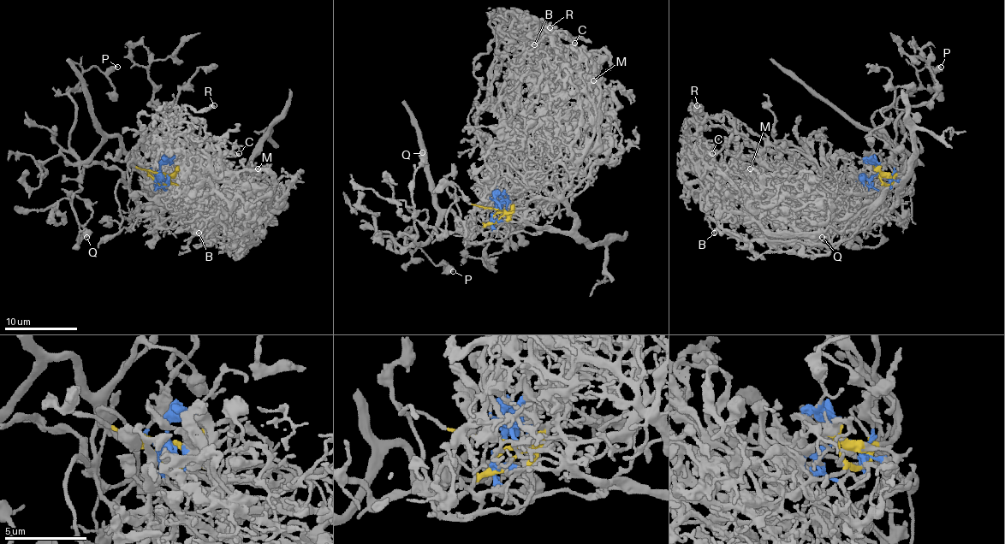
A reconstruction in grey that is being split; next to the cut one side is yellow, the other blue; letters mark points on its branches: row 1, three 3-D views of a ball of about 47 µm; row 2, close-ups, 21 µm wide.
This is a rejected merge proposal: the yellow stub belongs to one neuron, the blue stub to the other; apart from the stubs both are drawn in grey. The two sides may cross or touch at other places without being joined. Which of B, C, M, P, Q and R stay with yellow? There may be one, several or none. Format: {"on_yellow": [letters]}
{"on_yellow": ["P", "Q"]}

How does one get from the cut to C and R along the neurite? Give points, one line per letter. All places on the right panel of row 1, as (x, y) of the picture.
C: (878, 172), (858, 183), (825, 183), (807, 199), (746, 179), (707, 154), (713, 154)
R: (878, 172), (849, 185), (830, 179), (783, 148), (751, 146), (697, 104)

